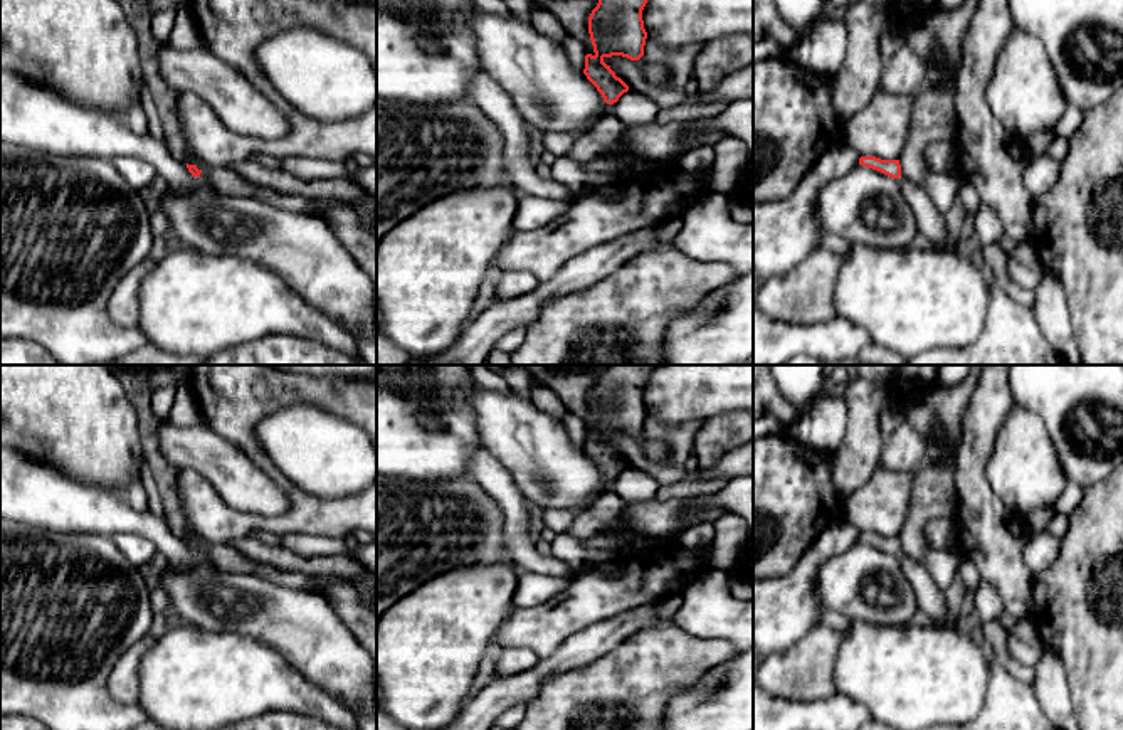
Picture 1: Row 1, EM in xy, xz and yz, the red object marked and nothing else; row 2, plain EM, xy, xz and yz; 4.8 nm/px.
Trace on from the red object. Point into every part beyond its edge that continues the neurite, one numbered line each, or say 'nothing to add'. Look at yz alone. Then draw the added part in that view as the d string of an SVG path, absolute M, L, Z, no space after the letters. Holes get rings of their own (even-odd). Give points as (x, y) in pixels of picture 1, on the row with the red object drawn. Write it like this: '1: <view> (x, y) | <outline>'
nothing to add

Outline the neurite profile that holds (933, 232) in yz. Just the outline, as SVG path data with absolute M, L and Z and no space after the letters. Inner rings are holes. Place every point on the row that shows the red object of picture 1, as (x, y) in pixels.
M904 177L898 178L901 192L916 217L920 242L938 251L955 251L957 241L950 235L945 217L936 210L933 200L923 187L911 183Z

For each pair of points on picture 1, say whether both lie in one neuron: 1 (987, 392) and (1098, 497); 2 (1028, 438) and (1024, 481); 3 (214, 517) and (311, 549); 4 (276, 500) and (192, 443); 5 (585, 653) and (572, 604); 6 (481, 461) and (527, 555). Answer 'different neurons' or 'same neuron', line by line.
1: different neurons
2: same neuron
3: different neurons
4: same neuron
5: different neurons
6: same neuron

